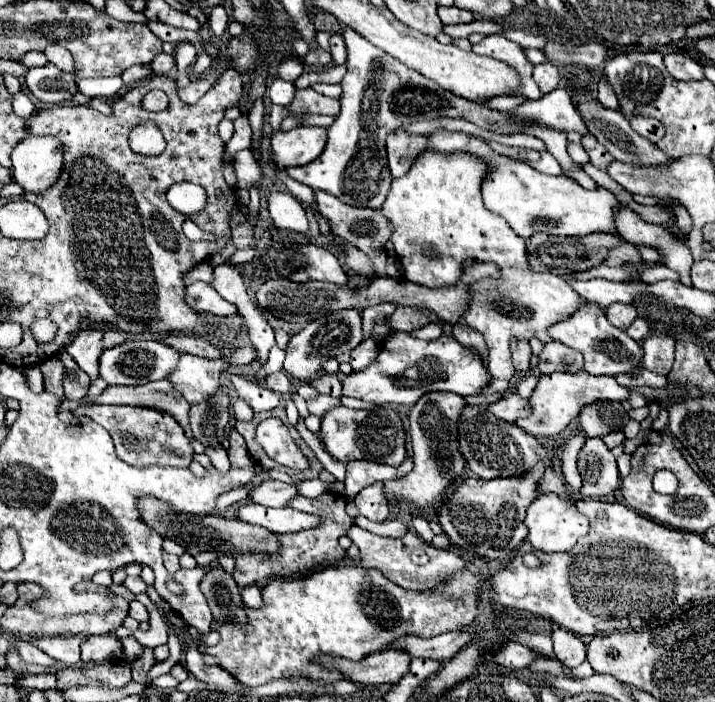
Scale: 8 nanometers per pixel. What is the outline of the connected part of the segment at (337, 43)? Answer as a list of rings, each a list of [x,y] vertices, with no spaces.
[[[339,34],[331,36],[331,56],[333,56],[335,64],[345,64],[347,52],[345,52],[345,42],[343,42],[343,38]]]

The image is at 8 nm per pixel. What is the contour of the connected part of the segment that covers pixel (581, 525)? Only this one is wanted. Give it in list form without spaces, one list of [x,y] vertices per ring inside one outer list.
[[[553,494],[547,496],[537,496],[531,506],[527,508],[527,518],[525,518],[525,526],[529,530],[527,542],[541,552],[567,552],[571,550],[577,540],[587,534],[589,530],[589,522],[585,516],[581,516],[575,510],[575,504],[567,504],[561,498],[555,498]]]

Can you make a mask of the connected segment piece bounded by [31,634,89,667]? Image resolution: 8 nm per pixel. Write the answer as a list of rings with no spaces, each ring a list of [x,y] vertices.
[[[77,634],[77,636],[57,636],[57,638],[35,638],[31,640],[37,648],[53,657],[56,666],[72,667],[81,664],[81,644],[89,640],[89,636]]]

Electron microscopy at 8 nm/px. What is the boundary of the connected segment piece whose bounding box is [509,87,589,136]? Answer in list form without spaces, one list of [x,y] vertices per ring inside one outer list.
[[[562,87],[549,94],[543,94],[539,100],[525,100],[509,114],[513,114],[519,120],[539,122],[559,132],[579,132],[581,136],[589,134],[569,92]]]

